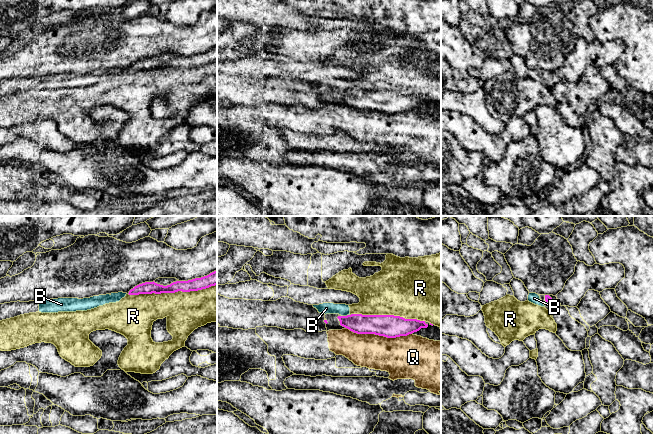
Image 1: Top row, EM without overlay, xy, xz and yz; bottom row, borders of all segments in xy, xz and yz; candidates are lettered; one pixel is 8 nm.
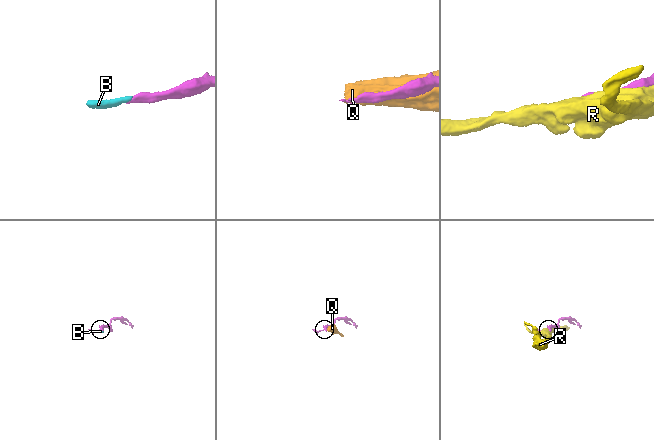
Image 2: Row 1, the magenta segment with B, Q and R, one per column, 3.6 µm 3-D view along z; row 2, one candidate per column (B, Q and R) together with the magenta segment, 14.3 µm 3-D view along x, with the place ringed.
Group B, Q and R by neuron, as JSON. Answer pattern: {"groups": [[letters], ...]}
{"groups": [["B"], ["Q"], ["R"]]}

